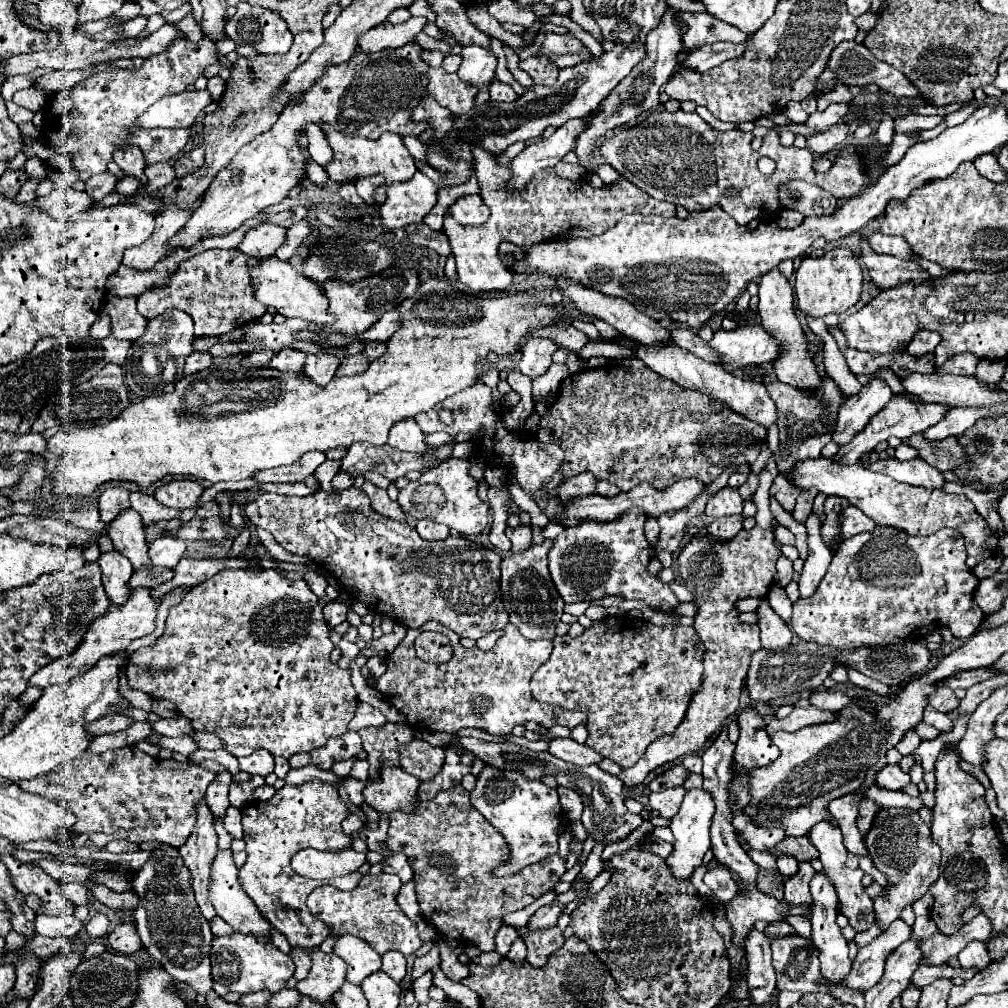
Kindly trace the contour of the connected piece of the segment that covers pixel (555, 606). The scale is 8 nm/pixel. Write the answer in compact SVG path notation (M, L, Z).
M544 540L540 546L530 546L520 554L506 554L504 562L510 562L502 570L502 602L510 614L510 622L528 638L528 640L552 640L556 636L556 624L564 612L564 600L560 600L550 572L546 554L552 548L554 540Z

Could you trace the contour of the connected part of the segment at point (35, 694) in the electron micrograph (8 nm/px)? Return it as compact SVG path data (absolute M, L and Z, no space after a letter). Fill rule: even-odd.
M28 687L26 691L19 697L20 704L22 704L22 706L28 707L34 705L36 701L40 698L42 693L43 690L41 688Z

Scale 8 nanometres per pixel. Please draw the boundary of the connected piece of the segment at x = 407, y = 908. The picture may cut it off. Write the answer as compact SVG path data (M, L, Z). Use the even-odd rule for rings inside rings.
M410 880L408 884L402 884L398 896L396 896L396 902L400 906L400 910L414 922L422 920L422 914L420 914L420 908L418 908L418 900L416 900L416 892L414 892L414 882Z

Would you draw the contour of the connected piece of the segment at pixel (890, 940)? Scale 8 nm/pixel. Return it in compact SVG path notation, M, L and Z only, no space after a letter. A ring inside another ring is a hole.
M892 922L888 930L884 930L876 940L858 950L858 956L852 964L852 972L844 978L844 984L858 992L866 992L868 988L872 988L880 980L884 972L884 962L890 952L896 950L904 940L908 940L910 934L912 928L906 922Z

